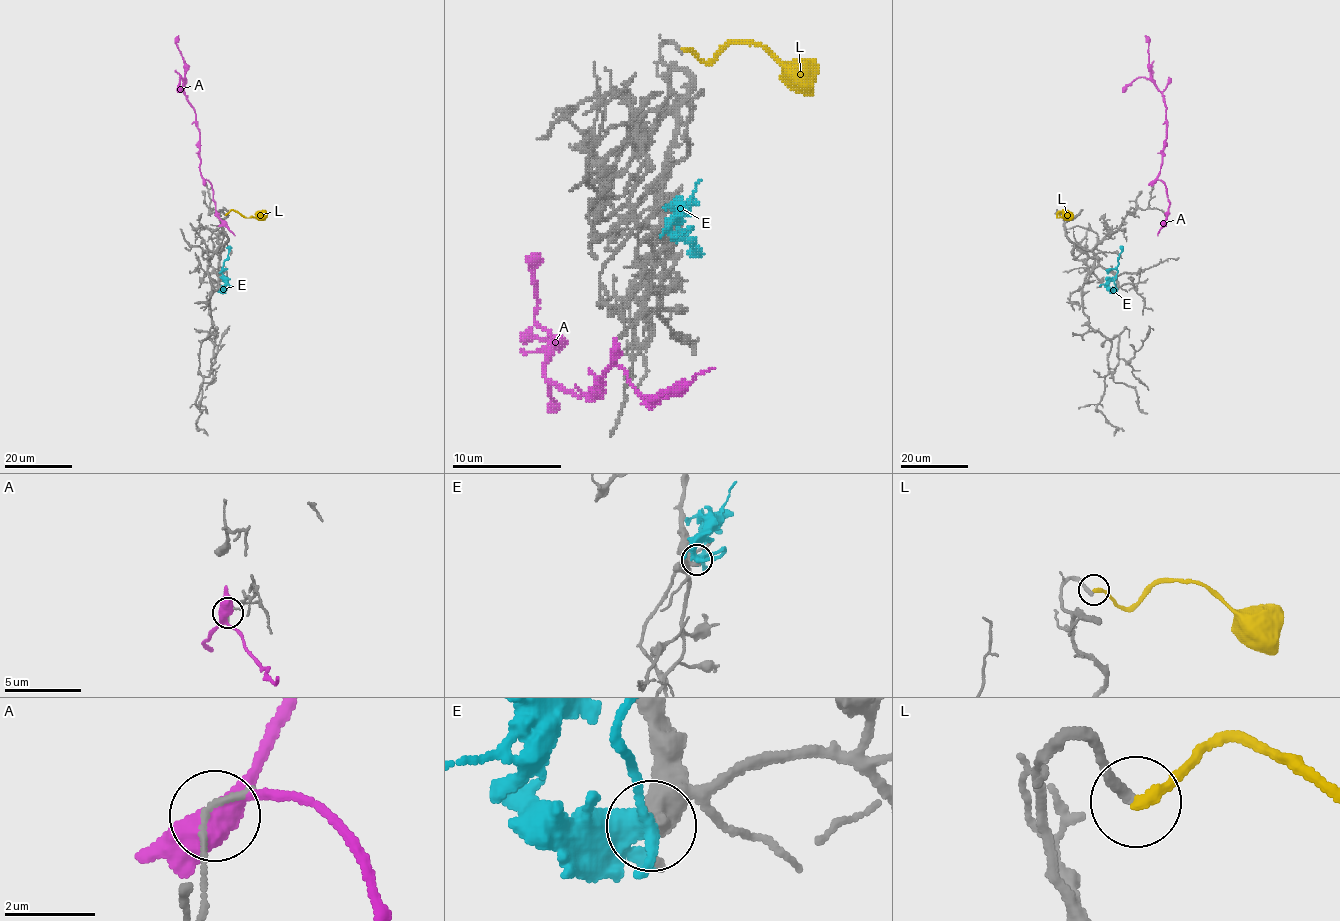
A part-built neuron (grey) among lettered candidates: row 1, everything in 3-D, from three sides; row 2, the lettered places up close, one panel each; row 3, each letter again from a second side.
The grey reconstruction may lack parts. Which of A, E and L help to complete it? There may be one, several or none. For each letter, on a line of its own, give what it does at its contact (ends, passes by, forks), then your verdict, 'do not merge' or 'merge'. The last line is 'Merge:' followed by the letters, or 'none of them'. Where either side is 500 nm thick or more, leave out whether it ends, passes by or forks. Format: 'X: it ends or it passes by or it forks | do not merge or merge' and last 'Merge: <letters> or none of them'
A: it forks | do not merge
E: it forks | do not merge
L: it ends | do not merge
Merge: none of them

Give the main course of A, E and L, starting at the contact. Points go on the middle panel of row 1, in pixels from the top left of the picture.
A: (616, 357), (600, 376), (605, 382), (600, 395), (567, 392), (545, 376), (550, 341), (523, 338), (531, 327)
E: (671, 234), (690, 226), (673, 237), (687, 240), (695, 251), (698, 248)
L: (684, 48), (703, 62), (712, 62), (731, 43), (761, 43), (793, 76), (813, 87)

